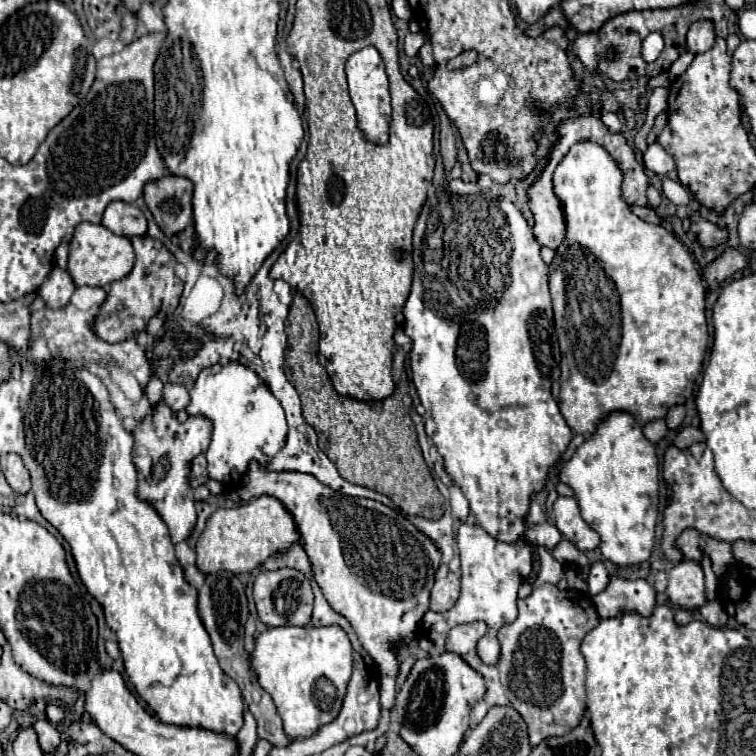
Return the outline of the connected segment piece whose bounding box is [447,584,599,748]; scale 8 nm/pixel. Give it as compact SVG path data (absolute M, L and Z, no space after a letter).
M543 584L527 598L519 600L517 620L497 632L501 644L497 664L483 664L481 658L469 658L469 650L475 650L477 642L485 636L485 624L461 624L453 628L447 636L447 650L457 652L471 668L481 672L487 682L485 698L473 706L471 728L475 728L483 716L499 704L511 706L523 716L533 748L545 738L565 736L577 728L587 708L585 660L579 646L587 632L597 624L599 616L587 594L571 588L559 590L555 584Z

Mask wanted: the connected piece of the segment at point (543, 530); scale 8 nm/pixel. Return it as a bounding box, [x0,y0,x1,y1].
[525,524,561,548]

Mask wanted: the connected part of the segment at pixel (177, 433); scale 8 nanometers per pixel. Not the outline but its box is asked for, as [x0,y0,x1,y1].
[133,402,213,544]

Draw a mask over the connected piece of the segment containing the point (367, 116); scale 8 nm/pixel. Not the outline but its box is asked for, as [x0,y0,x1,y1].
[345,46,391,144]

